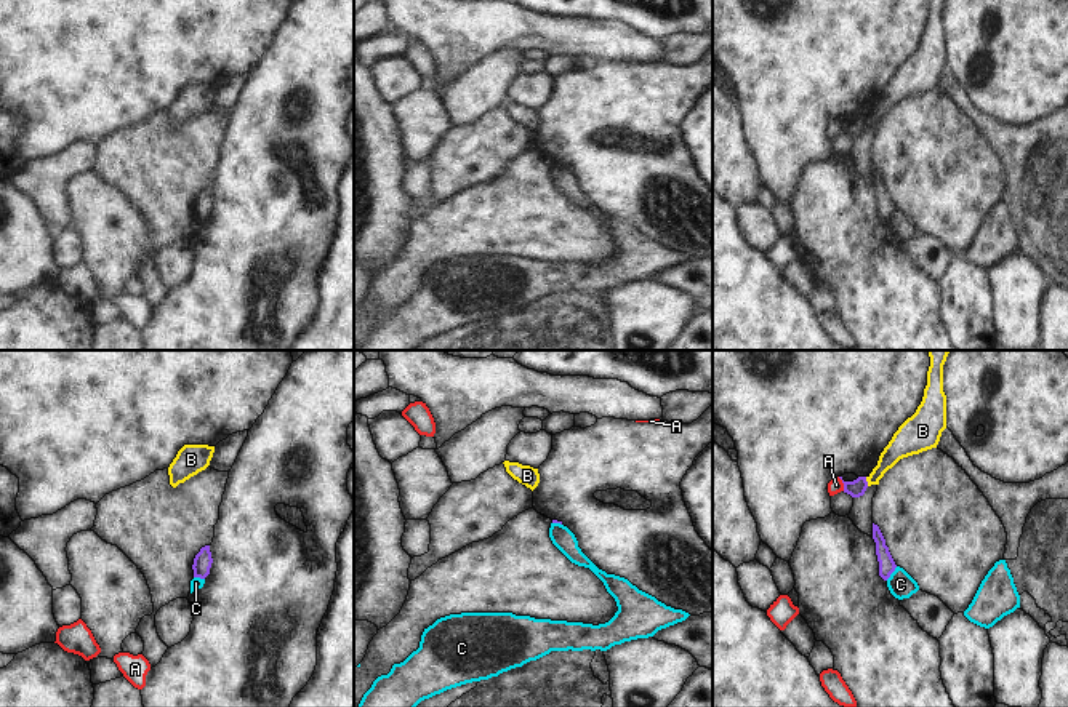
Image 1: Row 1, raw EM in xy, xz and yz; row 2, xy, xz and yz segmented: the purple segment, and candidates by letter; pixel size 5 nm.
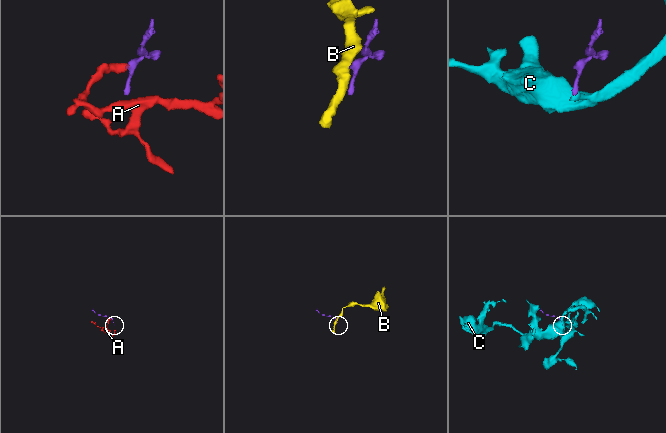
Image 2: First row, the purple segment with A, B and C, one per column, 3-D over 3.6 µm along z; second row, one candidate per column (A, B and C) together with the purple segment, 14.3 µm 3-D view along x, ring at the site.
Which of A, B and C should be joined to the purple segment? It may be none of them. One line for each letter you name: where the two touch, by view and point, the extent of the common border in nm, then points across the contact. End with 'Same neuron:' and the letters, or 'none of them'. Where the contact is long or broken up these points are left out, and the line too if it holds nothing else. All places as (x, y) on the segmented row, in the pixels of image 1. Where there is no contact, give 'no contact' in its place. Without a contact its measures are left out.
Same neuron: none of them

